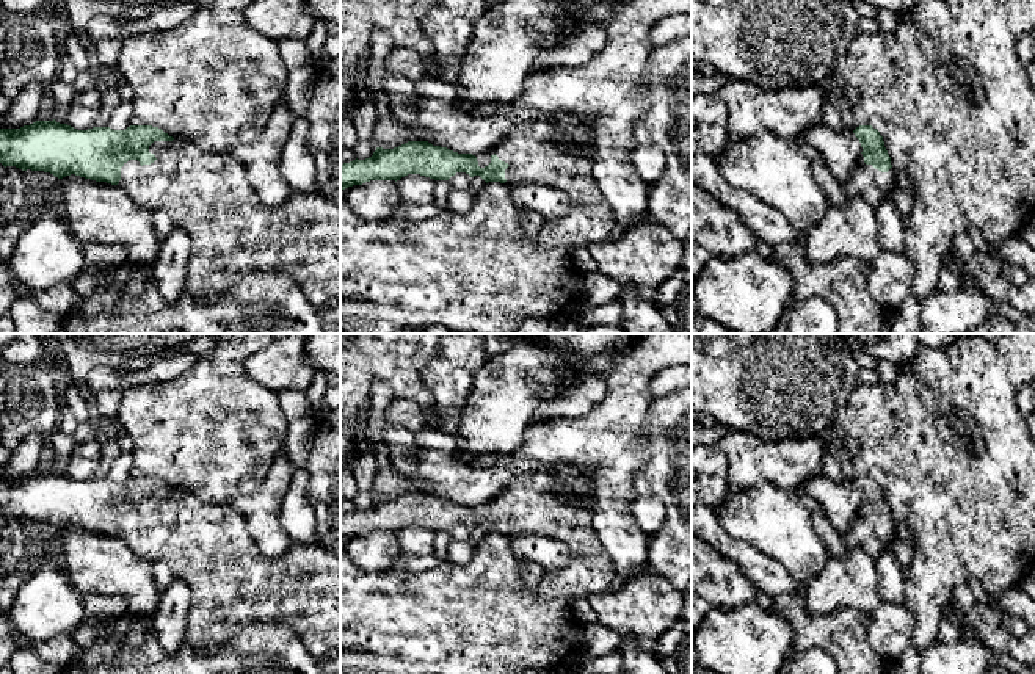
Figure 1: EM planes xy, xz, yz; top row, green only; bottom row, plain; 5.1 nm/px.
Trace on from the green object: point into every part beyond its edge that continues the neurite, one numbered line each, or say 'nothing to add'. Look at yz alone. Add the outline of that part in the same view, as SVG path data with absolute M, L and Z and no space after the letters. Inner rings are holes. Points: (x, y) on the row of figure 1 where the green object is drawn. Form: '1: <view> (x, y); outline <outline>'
1: yz (866, 182); outline M861 154L853 172L841 185L848 197L861 197L873 207L878 207L883 199L894 193L894 172L894 168L881 172L872 165L866 165Z

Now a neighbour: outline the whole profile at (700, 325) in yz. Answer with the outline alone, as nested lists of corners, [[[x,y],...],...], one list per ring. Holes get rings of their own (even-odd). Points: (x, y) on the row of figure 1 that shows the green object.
[[[692,309],[692,334],[726,334],[726,329],[701,315]]]

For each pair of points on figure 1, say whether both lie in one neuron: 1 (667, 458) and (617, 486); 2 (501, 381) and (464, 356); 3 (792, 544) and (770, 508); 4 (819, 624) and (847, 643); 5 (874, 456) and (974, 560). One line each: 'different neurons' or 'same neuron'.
1: different neurons
2: different neurons
3: same neuron
4: same neuron
5: same neuron

